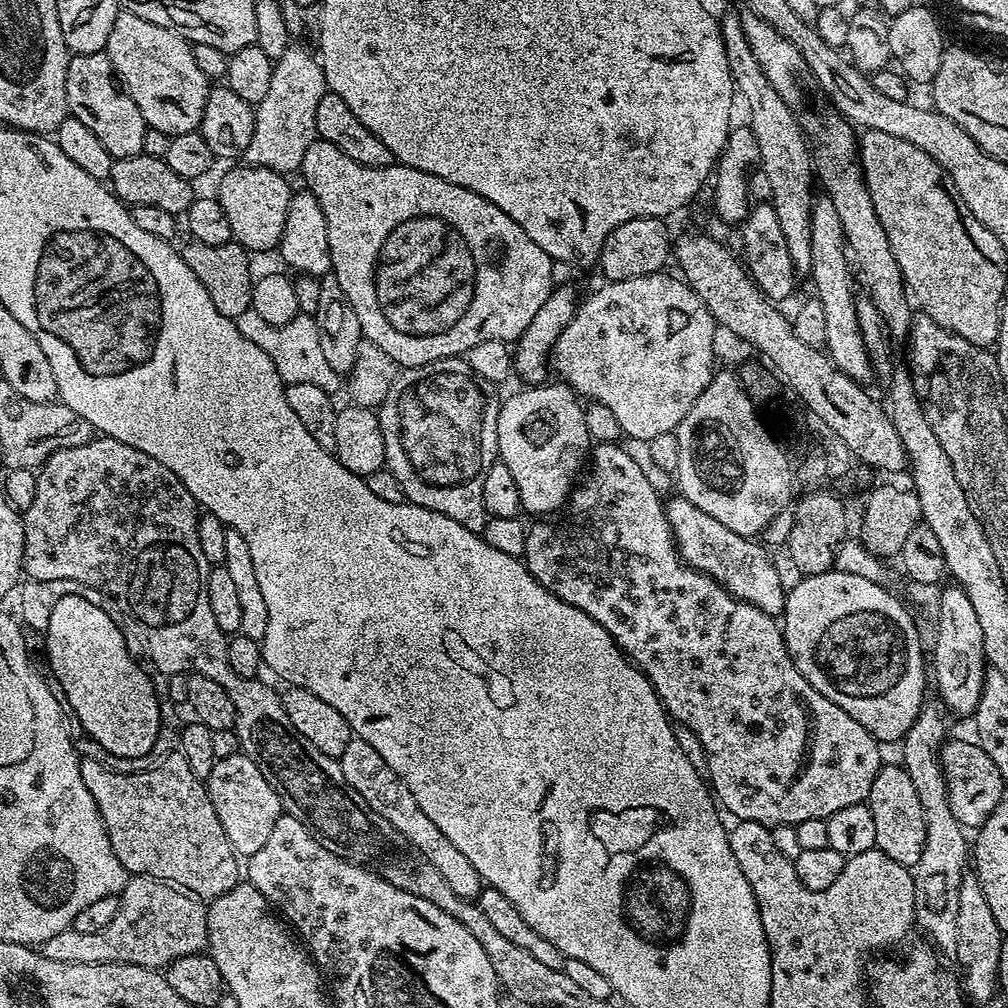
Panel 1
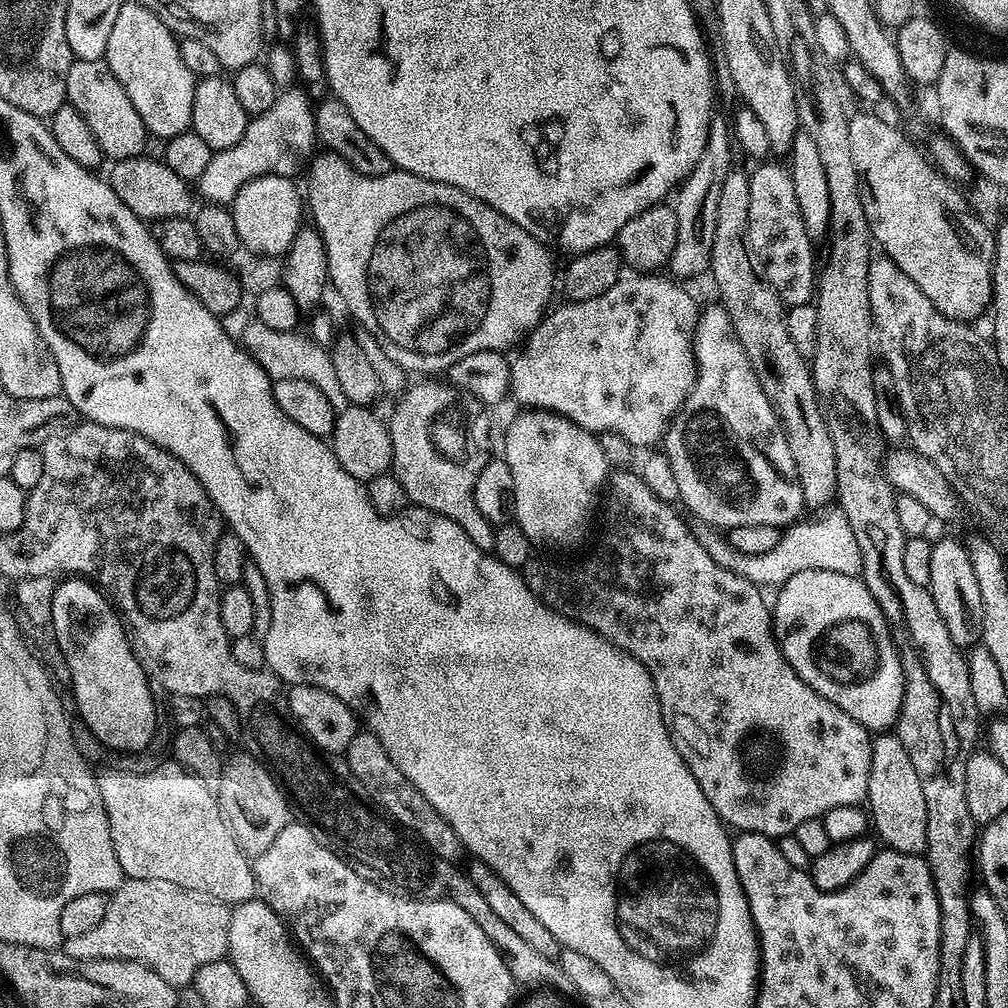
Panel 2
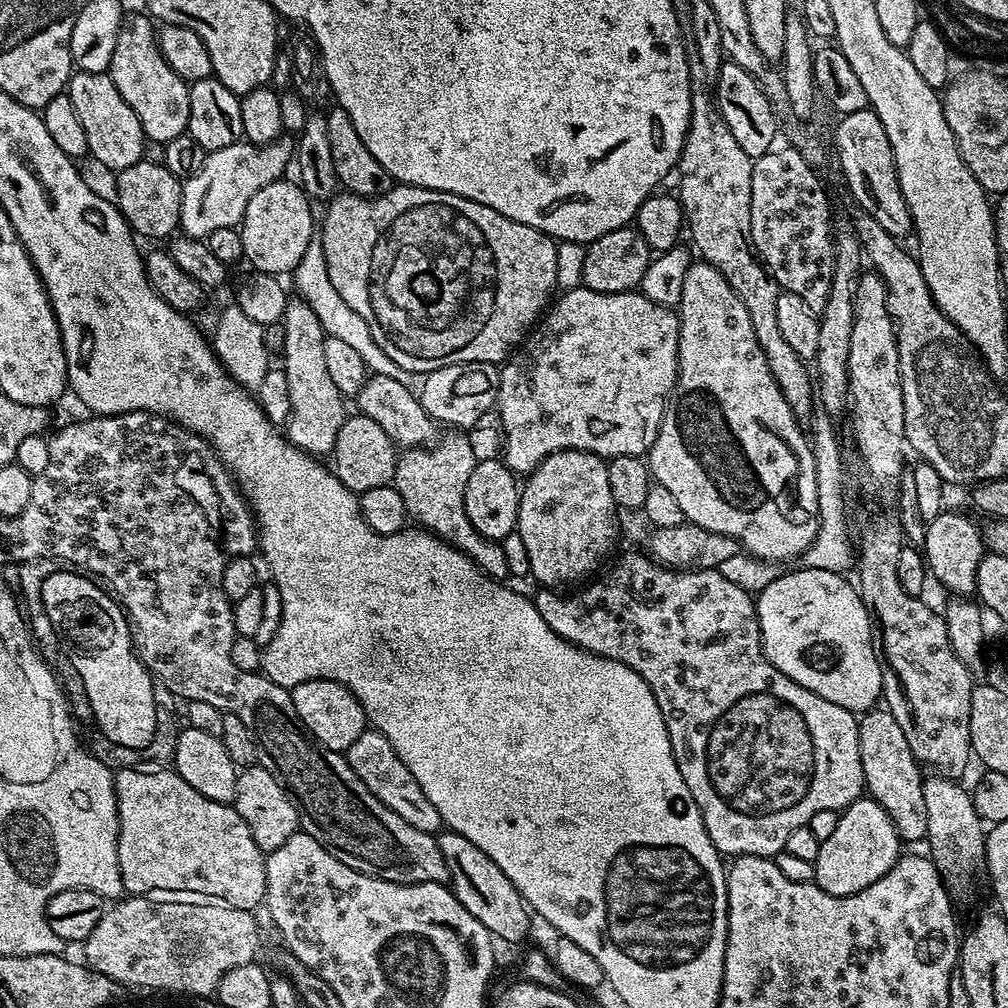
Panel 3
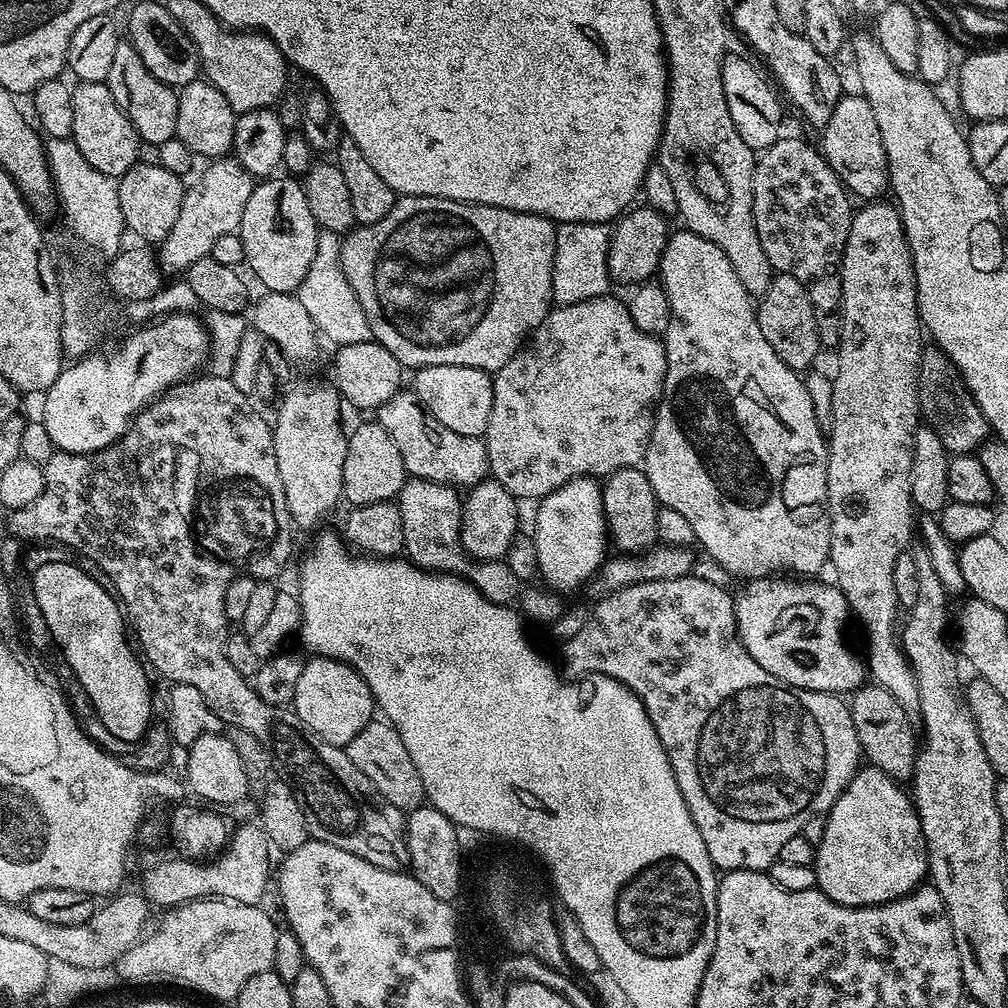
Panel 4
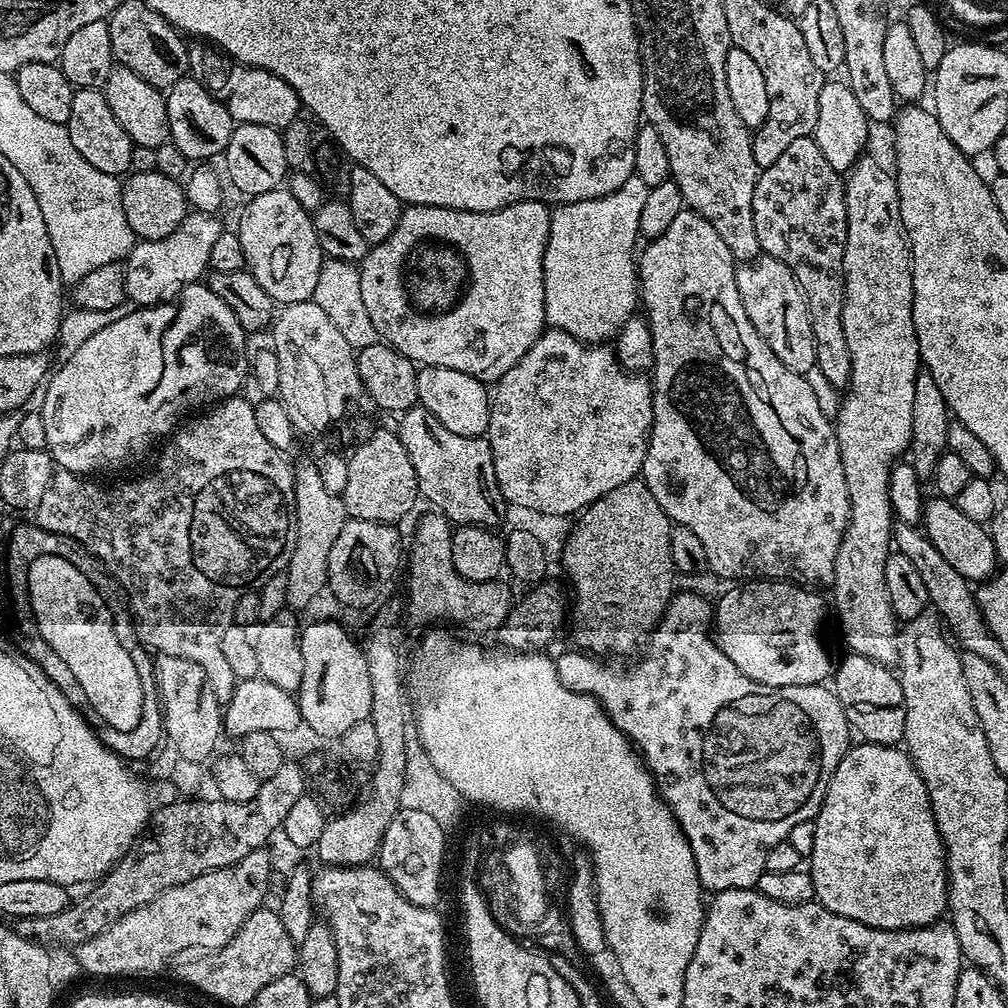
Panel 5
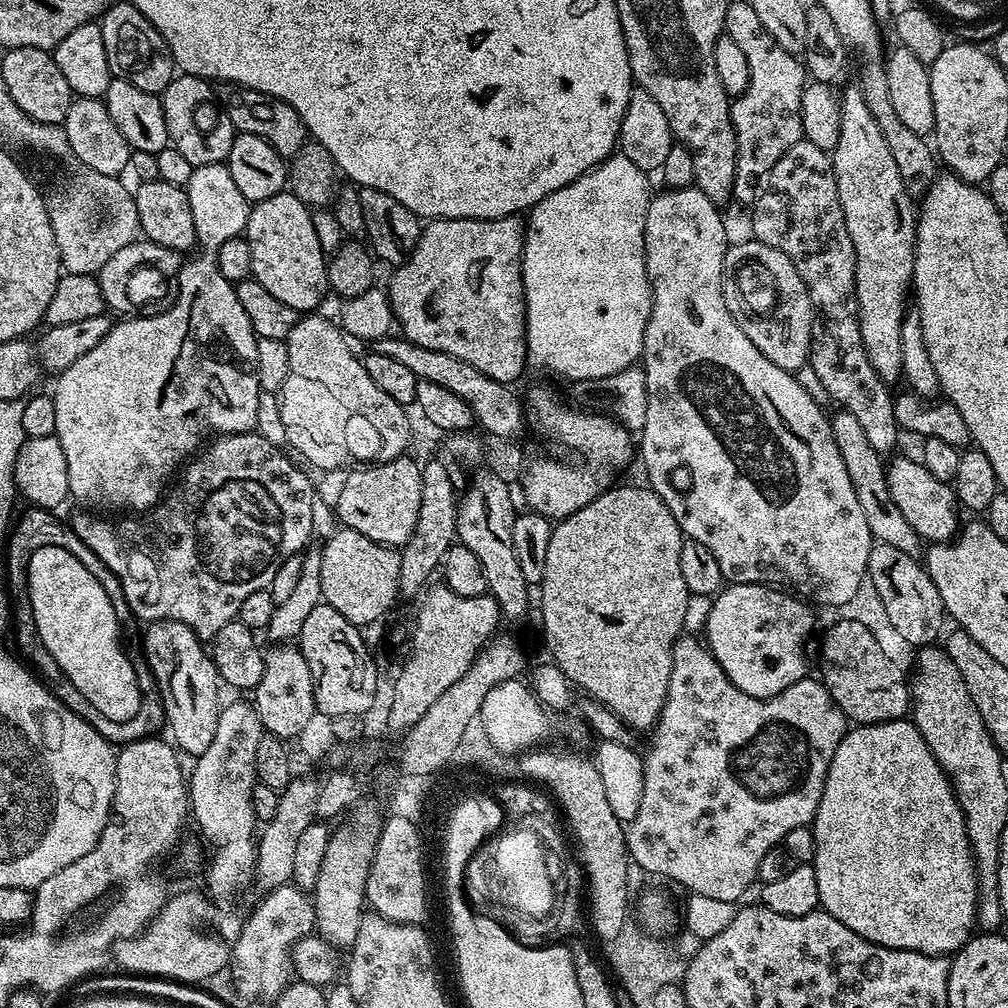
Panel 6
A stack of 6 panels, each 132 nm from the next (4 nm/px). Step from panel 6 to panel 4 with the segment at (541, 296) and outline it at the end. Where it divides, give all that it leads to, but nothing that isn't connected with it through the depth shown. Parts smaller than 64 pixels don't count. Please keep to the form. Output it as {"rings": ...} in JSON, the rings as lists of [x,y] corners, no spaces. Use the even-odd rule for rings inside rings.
{"rings":[[[561,224],[556,230],[552,298],[557,305],[586,302],[590,298],[609,295],[608,274],[609,229],[602,224]]]}

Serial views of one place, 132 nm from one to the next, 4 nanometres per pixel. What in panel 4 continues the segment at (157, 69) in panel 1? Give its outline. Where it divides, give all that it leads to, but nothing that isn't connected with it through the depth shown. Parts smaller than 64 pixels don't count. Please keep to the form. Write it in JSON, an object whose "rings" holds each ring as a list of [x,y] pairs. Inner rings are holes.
{"rings":[[[131,42],[117,43],[114,62],[110,62],[110,74],[106,83],[110,94],[114,94],[114,102],[118,102],[126,118],[130,118],[141,140],[160,145],[175,137],[178,122],[177,89],[158,82],[158,78],[154,78],[154,74],[146,70],[146,62],[138,58],[138,50],[134,50]]]}

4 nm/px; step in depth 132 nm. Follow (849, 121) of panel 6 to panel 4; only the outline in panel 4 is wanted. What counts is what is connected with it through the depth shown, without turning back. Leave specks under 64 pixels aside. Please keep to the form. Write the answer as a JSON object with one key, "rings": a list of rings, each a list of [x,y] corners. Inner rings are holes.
{"rings":[[[880,198],[875,202],[865,203],[864,208],[857,207],[852,217],[852,225],[850,226],[850,234],[846,238],[846,246],[844,247],[844,257],[842,258],[842,266],[840,267],[840,273],[842,274],[842,306],[840,307],[840,313],[842,314],[842,334],[840,335],[840,342],[838,345],[838,353],[840,352],[840,361],[836,364],[836,372],[832,376],[832,385],[834,386],[834,414],[832,415],[832,427],[827,429],[826,439],[828,441],[828,465],[826,466],[826,494],[828,495],[828,516],[832,519],[830,522],[830,550],[828,555],[830,557],[830,568],[836,571],[836,580],[834,579],[835,587],[839,588],[840,592],[846,598],[848,603],[848,610],[853,621],[857,620],[860,623],[860,628],[864,631],[864,652],[862,651],[862,660],[866,665],[867,675],[870,677],[871,683],[882,686],[882,690],[886,690],[886,694],[891,694],[894,698],[894,702],[898,702],[898,706],[902,706],[902,710],[906,710],[906,722],[910,722],[913,726],[923,725],[924,719],[920,713],[920,699],[918,698],[918,682],[916,681],[916,675],[912,669],[911,664],[908,663],[908,657],[904,654],[903,647],[898,646],[898,620],[896,624],[896,612],[898,613],[898,605],[896,603],[896,595],[894,594],[894,562],[898,562],[898,554],[902,554],[913,543],[914,540],[914,516],[912,520],[912,512],[914,513],[914,505],[912,503],[912,495],[910,494],[910,462],[912,461],[912,447],[914,446],[914,438],[912,435],[916,433],[918,427],[918,417],[921,415],[920,411],[920,353],[925,347],[926,340],[922,335],[922,325],[920,323],[920,311],[916,305],[916,275],[914,274],[914,262],[912,261],[912,251],[908,245],[908,239],[904,233],[904,223],[900,220],[900,209],[896,207],[895,203],[889,202],[887,199]]]}

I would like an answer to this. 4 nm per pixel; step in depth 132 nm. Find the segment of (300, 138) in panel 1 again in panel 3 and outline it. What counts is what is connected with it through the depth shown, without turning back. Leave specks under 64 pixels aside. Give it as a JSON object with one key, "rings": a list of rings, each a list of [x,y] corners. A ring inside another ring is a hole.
{"rings":[[[281,138],[273,144],[259,146],[247,142],[231,144],[222,150],[208,153],[202,170],[182,184],[182,210],[180,211],[179,231],[183,235],[207,238],[214,230],[236,228],[246,214],[246,206],[262,186],[281,179],[294,156],[293,145]]]}

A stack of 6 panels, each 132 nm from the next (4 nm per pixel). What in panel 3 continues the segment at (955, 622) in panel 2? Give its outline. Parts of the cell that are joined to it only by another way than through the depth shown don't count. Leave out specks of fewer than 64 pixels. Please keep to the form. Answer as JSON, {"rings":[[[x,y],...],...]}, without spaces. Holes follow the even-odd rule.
{"rings":[[[945,510],[938,514],[938,518],[927,521],[924,529],[924,543],[922,551],[928,570],[933,581],[937,580],[944,588],[949,588],[949,593],[965,598],[971,597],[976,590],[976,575],[980,560],[986,554],[986,540],[982,535],[982,528],[975,524],[968,516],[963,516],[960,512]]]}

